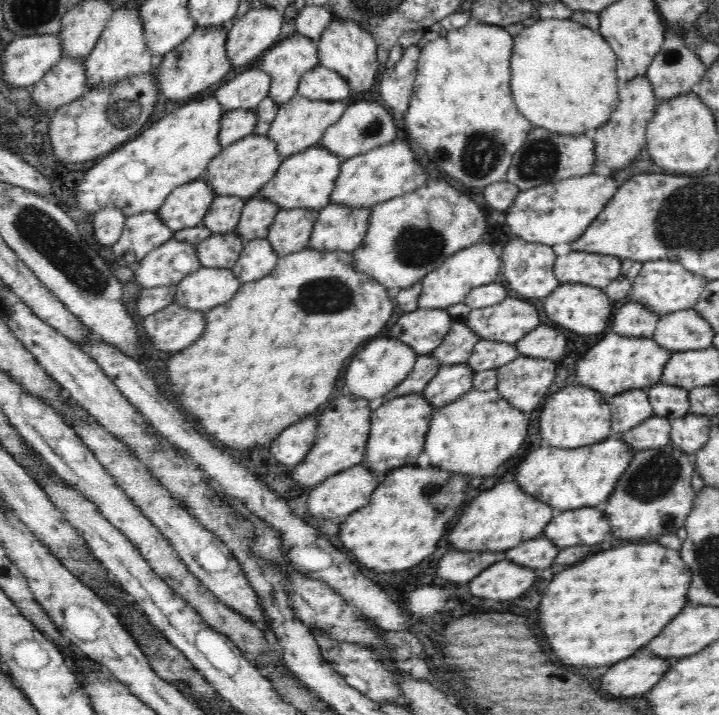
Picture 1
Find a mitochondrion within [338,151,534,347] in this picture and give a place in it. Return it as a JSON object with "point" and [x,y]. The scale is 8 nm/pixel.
{"point":[409,243]}

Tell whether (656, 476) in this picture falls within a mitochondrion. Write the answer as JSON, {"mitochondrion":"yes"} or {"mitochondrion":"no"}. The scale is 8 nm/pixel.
{"mitochondrion":"yes"}

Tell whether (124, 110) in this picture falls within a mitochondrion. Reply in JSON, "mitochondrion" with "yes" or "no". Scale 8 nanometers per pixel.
{"mitochondrion":"yes"}

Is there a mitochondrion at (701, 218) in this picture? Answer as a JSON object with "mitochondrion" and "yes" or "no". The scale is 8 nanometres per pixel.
{"mitochondrion":"yes"}

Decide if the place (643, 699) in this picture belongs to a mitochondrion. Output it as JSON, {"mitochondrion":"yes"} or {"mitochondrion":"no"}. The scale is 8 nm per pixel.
{"mitochondrion":"no"}

